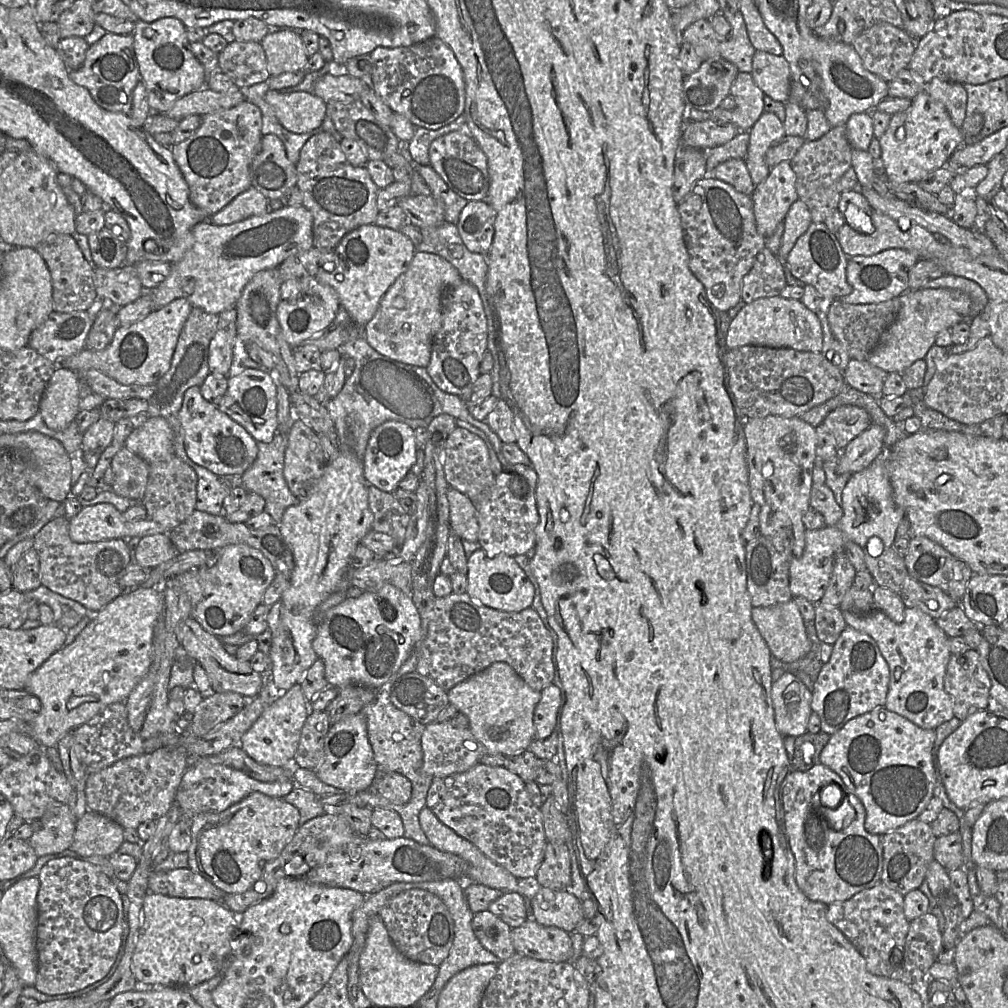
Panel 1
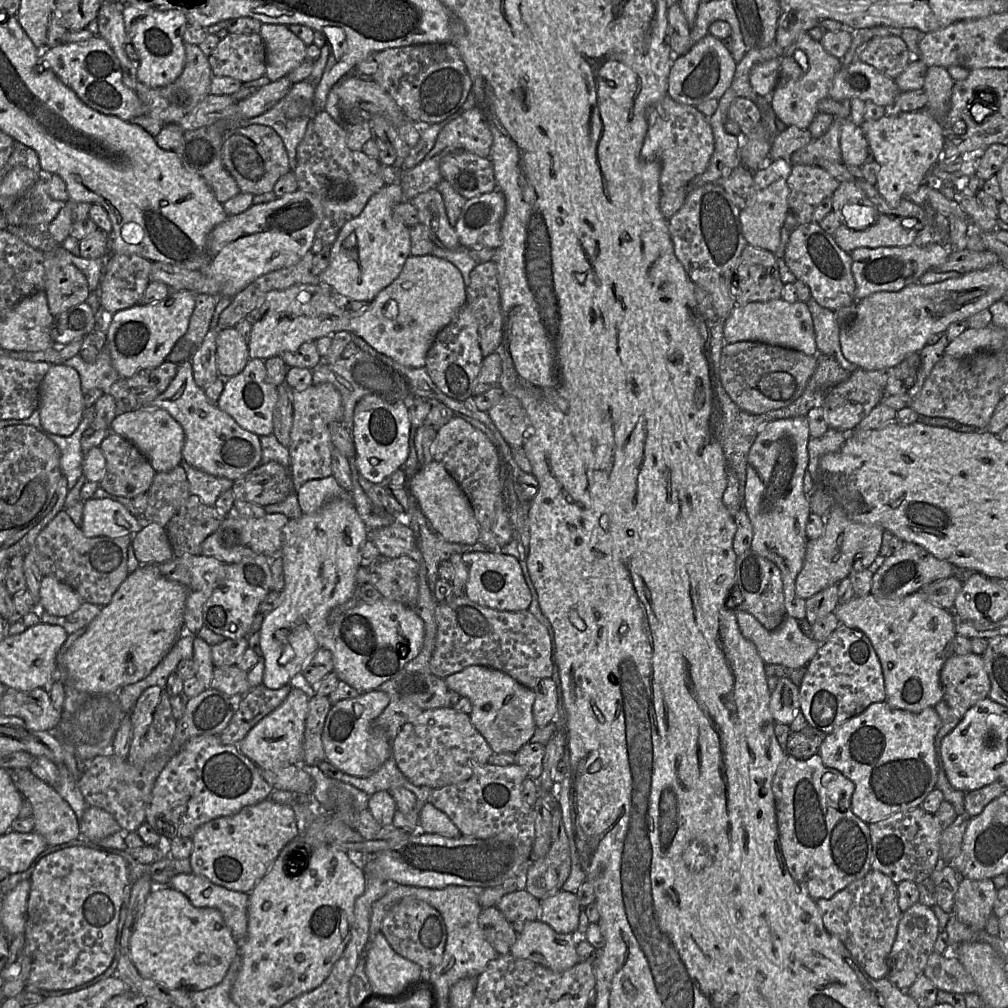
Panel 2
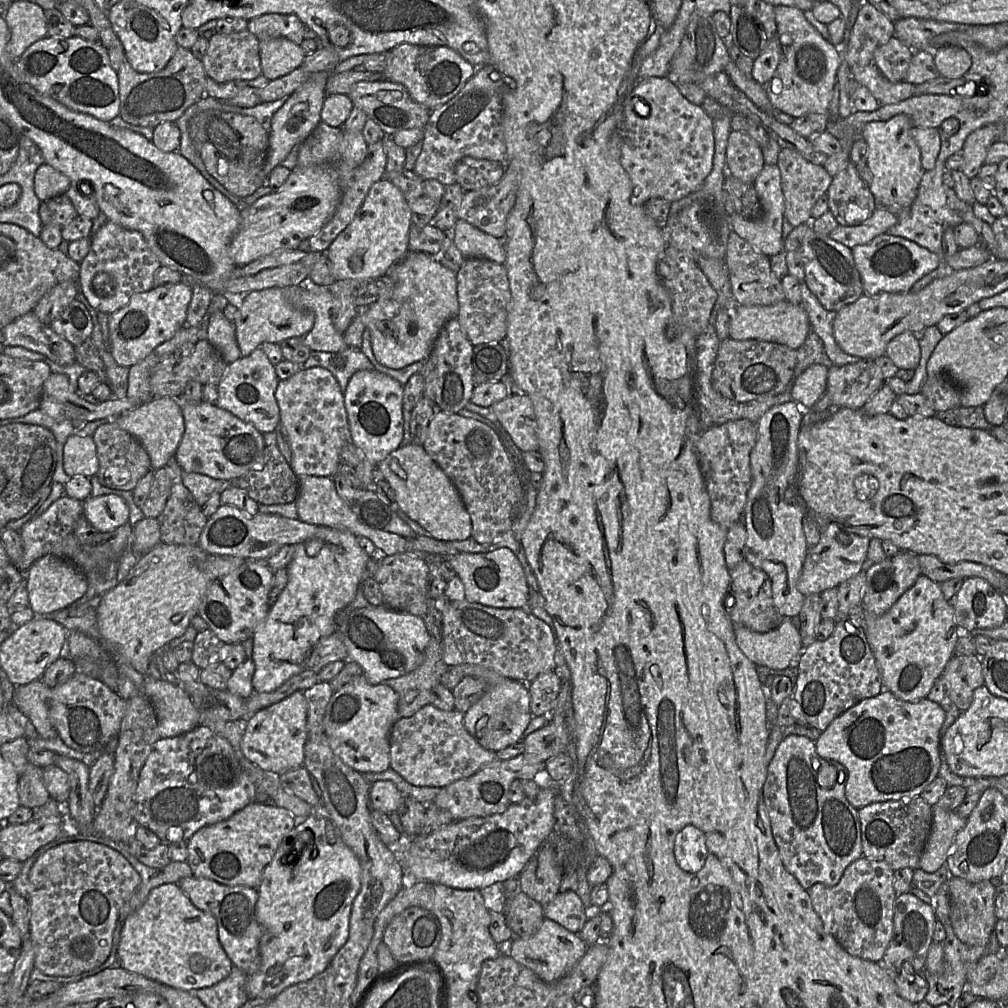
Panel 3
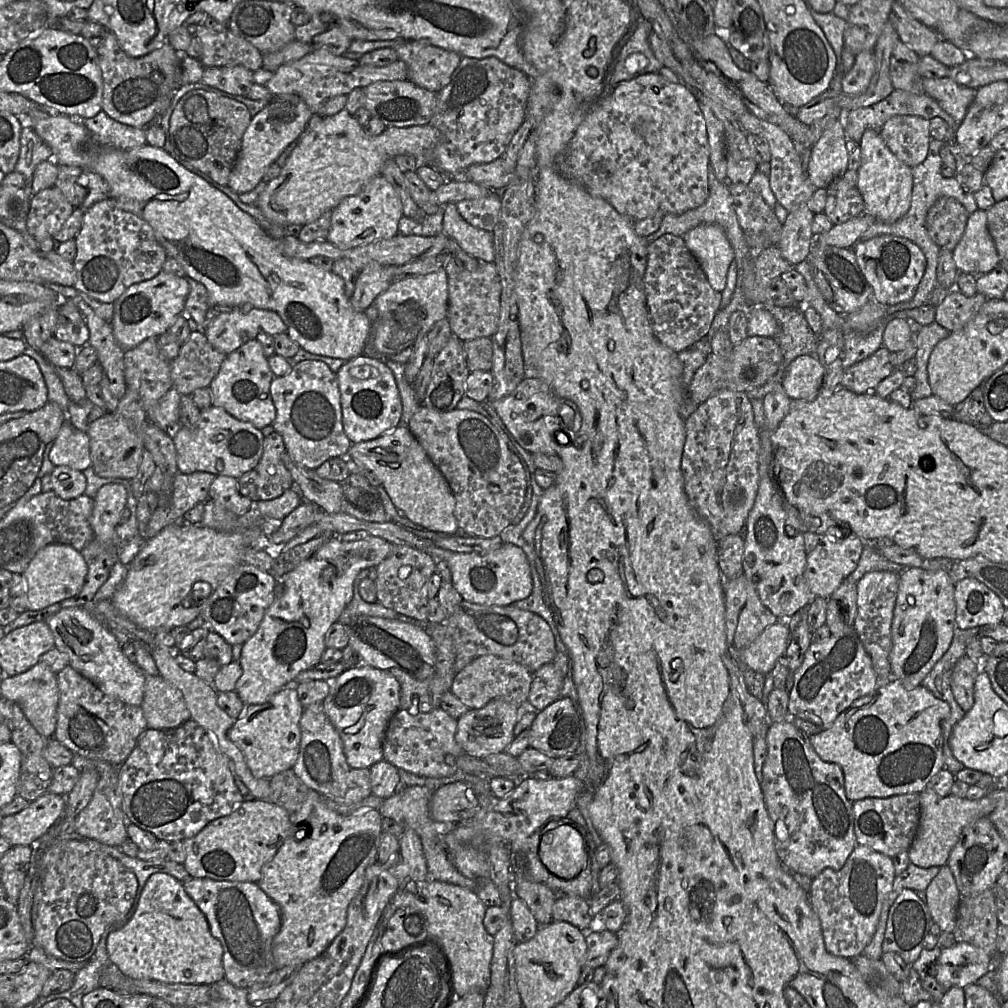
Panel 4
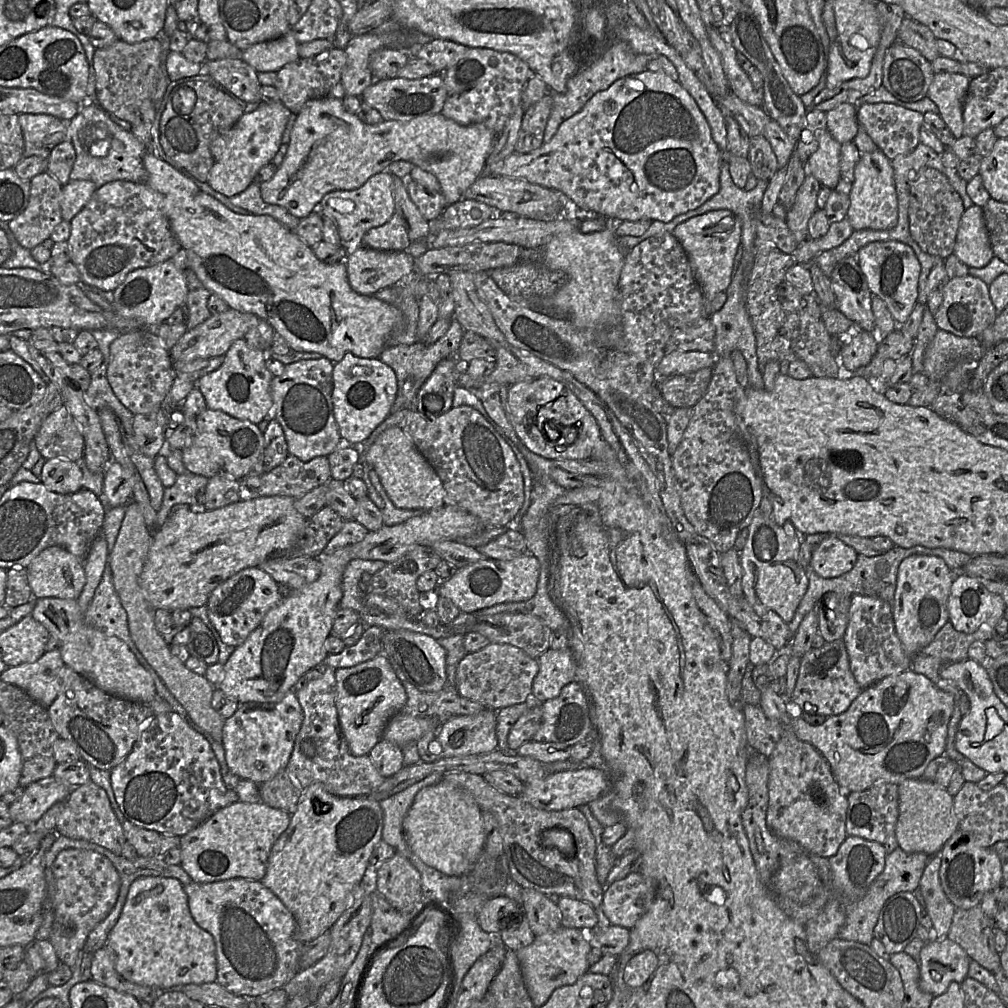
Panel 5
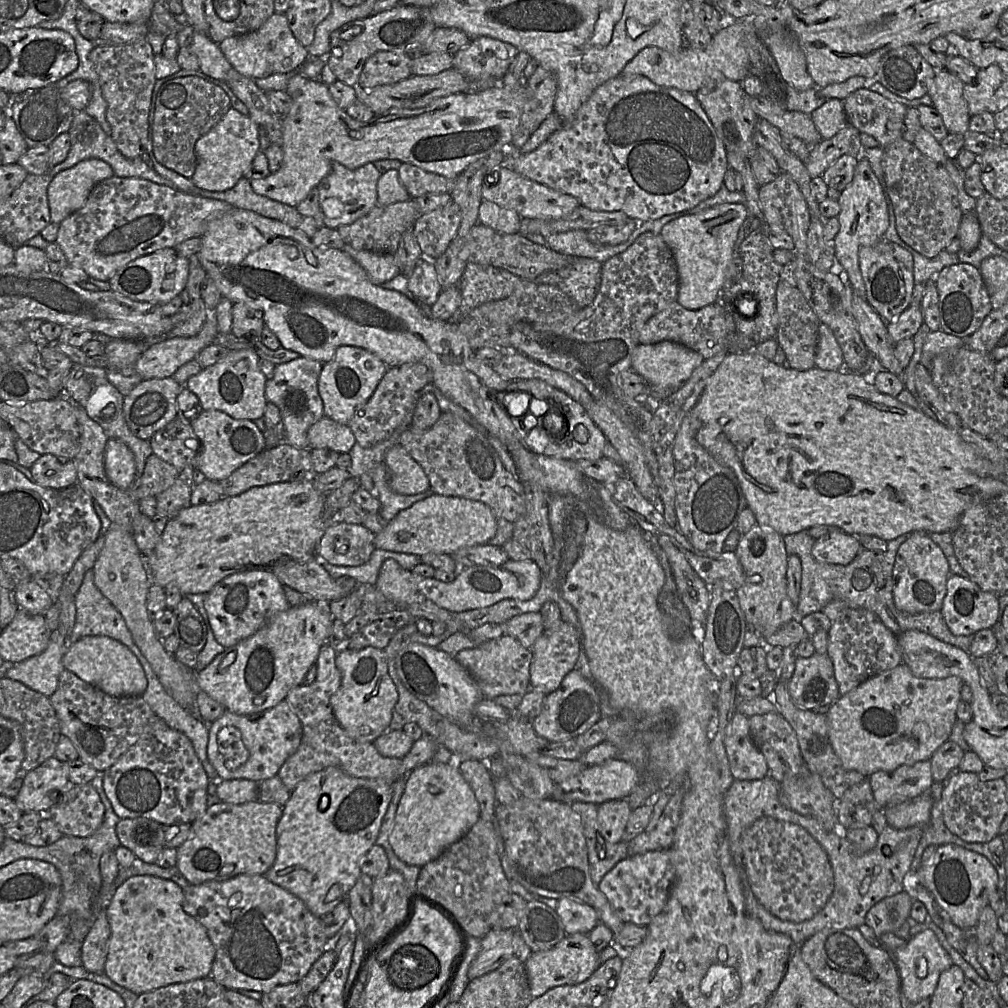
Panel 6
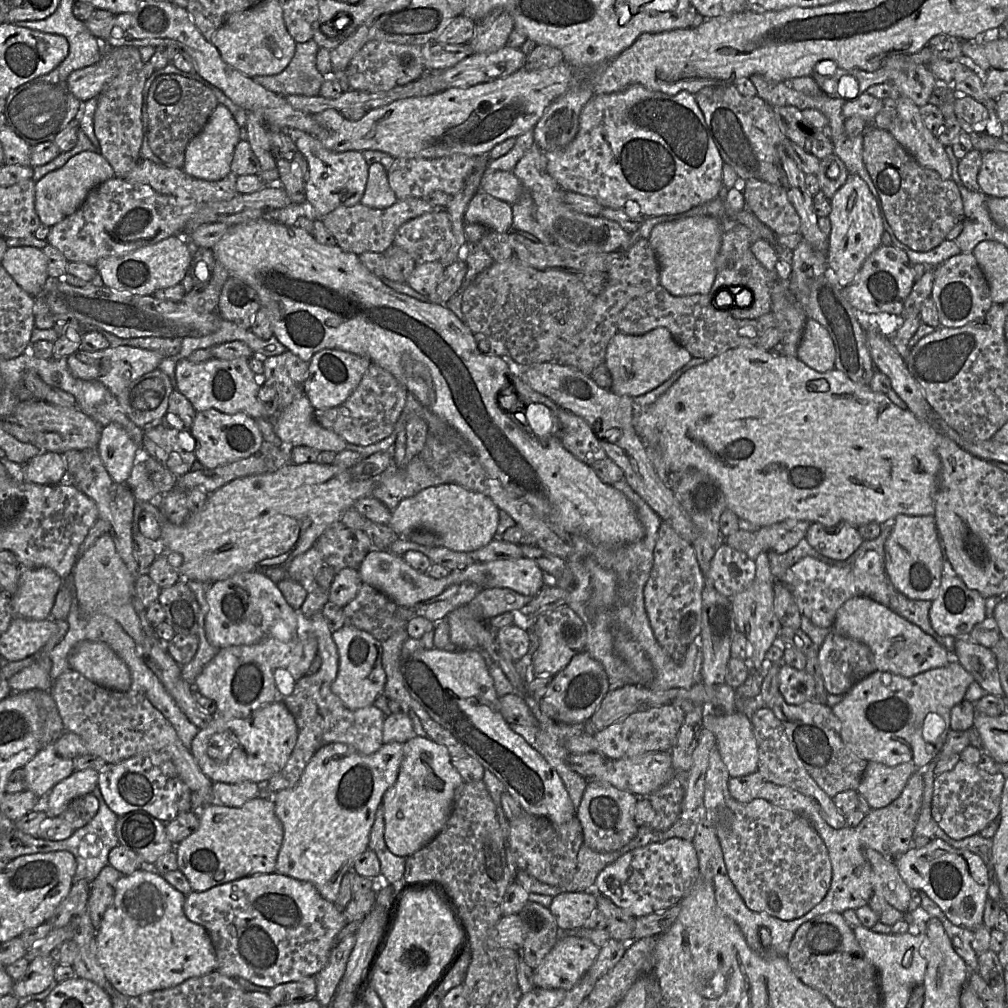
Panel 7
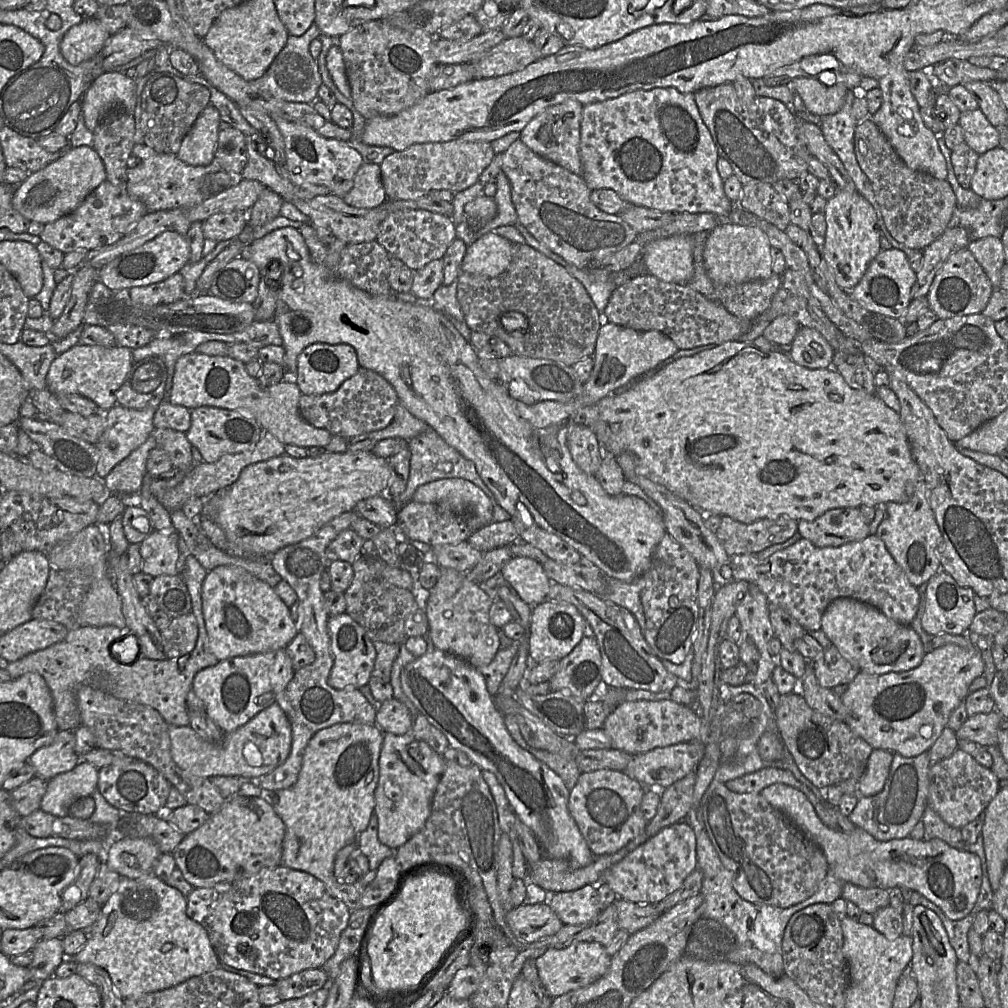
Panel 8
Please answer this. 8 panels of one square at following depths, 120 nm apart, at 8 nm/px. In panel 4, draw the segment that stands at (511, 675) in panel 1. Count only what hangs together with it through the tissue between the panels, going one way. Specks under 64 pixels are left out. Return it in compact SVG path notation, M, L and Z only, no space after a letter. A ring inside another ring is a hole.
M493 699L482 708L468 710L457 719L456 743L465 754L476 758L505 751L515 738L514 728L518 721L518 706L501 699Z

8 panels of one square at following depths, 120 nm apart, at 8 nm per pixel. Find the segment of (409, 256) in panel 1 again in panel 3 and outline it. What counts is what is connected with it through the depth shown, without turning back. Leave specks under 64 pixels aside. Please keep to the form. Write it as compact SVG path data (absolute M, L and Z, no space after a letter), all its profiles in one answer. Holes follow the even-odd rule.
M386 178L375 182L351 223L326 251L335 280L364 282L388 274L409 252L411 212L402 192Z

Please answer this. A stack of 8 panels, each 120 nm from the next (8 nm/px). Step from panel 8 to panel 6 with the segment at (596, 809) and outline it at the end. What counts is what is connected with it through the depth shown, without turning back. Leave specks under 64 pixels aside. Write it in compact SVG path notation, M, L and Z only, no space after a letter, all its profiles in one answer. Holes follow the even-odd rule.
M626 799L609 800L598 805L597 830L605 841L622 841L631 812Z

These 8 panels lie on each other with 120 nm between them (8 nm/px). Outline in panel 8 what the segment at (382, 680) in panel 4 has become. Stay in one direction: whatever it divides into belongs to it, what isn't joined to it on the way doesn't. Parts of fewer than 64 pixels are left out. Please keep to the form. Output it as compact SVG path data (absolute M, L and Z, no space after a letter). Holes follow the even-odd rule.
M347 613L329 617L327 628L334 659L328 678L329 686L337 690L342 690L346 687L360 689L360 687L366 686L372 676L376 650L365 630Z

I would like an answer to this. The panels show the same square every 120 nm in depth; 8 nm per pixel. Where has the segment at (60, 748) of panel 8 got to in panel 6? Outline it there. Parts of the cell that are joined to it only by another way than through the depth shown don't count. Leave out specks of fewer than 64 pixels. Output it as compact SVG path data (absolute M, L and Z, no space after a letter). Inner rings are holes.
M53 756L38 767L23 772L23 785L14 801L23 813L44 815L69 786L67 762Z

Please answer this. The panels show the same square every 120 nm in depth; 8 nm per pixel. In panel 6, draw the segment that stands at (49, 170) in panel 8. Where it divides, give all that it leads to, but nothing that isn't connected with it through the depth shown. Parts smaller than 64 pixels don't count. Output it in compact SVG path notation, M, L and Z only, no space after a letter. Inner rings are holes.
M97 158L80 161L56 174L47 190L51 222L60 224L82 208L93 188L112 176L112 167Z

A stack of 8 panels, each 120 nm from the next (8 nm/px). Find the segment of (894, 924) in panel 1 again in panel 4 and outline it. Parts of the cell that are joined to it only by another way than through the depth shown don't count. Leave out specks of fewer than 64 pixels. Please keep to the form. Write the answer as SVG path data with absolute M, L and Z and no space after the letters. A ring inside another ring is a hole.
M857 844L840 870L825 868L812 879L808 891L810 903L820 920L824 945L830 954L851 960L863 954L876 932L883 903L892 890L895 876L892 858Z

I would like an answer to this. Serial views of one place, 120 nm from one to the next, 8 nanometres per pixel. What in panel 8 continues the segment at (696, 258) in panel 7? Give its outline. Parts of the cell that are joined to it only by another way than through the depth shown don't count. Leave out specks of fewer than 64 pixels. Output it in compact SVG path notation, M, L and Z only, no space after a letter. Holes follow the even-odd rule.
M680 234L648 242L642 252L645 271L674 284L688 284L694 275L694 237Z

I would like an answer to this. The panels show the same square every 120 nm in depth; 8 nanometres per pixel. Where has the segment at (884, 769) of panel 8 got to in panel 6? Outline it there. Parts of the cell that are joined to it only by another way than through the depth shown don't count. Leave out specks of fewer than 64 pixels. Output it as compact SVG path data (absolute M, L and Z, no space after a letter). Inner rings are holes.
M930 760L903 765L891 772L877 771L867 779L880 810L925 794L934 783Z

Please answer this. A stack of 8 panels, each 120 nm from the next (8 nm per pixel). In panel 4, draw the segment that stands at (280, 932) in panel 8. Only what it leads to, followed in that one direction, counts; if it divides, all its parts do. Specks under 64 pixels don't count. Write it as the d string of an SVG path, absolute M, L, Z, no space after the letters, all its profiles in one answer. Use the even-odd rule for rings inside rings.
M192 877L183 885L206 916L212 935L223 947L225 980L236 987L249 989L263 983L277 970L272 941L281 928L280 908L257 883Z

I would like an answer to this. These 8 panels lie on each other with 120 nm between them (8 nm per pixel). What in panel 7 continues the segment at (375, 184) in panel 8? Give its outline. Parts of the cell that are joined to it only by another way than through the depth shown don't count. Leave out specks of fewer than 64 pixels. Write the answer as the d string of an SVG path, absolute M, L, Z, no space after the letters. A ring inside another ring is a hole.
M380 163L369 165L368 179L360 204L384 209L398 201L388 182L386 168Z

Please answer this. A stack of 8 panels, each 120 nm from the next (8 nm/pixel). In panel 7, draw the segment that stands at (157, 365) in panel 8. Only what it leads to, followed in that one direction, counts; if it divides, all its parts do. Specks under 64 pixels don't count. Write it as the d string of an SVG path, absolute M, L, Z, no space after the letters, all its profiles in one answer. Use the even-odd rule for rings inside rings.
M157 368L138 378L117 398L129 419L145 430L161 425L172 391L169 376Z

